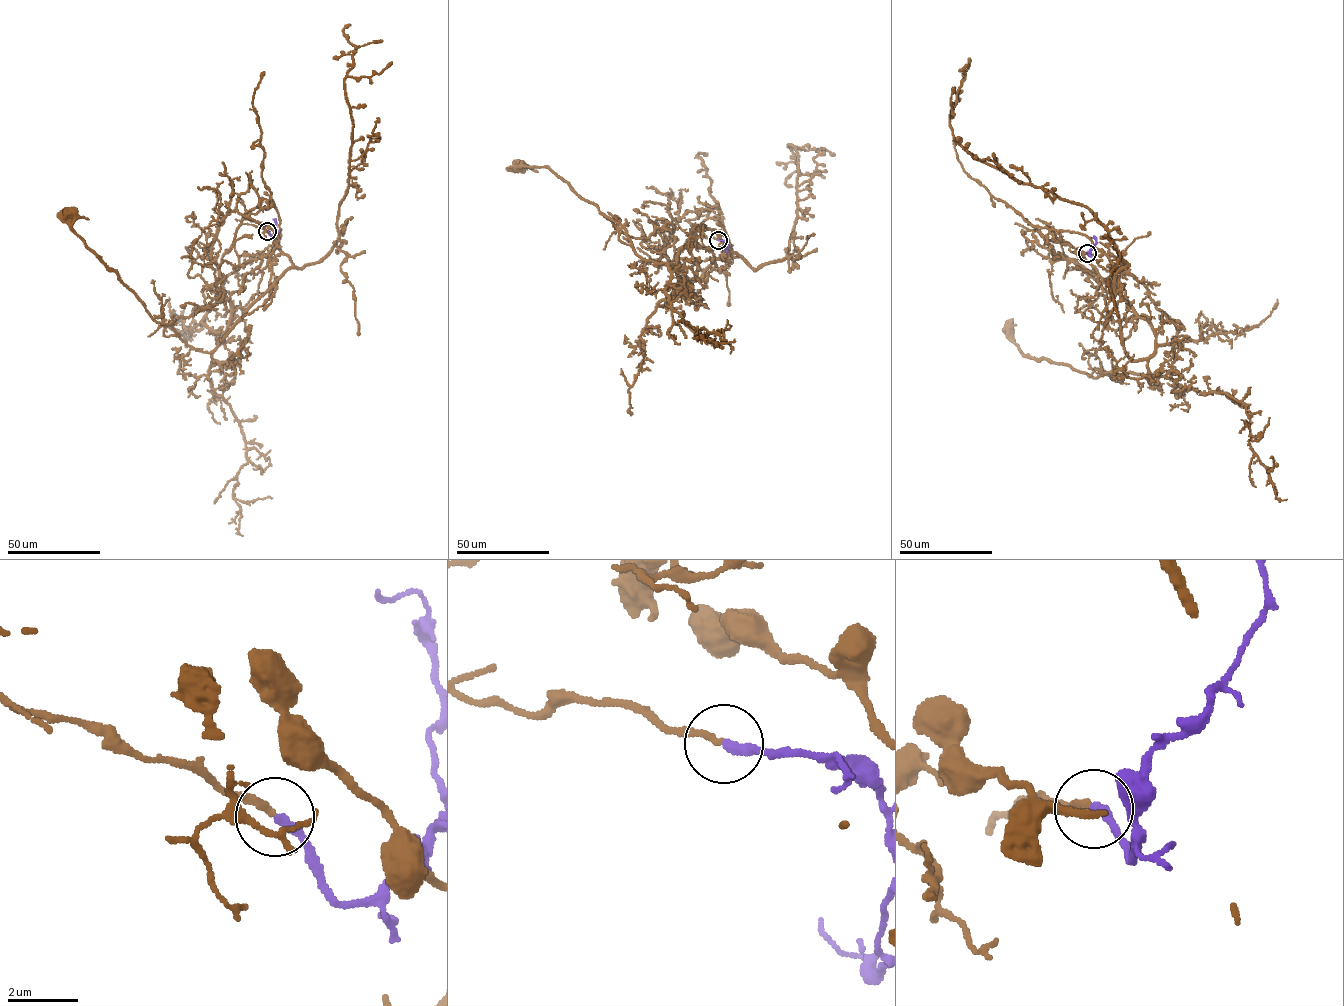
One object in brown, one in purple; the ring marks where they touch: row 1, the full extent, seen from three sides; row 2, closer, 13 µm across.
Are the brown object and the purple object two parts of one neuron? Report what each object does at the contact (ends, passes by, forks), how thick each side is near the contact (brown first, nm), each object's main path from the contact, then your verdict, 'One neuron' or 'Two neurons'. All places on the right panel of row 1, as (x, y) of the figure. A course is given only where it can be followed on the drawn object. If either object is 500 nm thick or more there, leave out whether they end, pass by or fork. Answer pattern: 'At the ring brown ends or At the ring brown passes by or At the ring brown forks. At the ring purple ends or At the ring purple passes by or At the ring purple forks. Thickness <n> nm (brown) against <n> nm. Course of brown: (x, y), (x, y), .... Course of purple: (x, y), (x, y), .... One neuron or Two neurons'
At the ring brown ends. At the ring purple ends. Thickness 180 nm (brown) against 280 nm. Course of brown: (1087, 253), (1081, 255), (1152, 330), (1148, 375), (1095, 378), (1027, 357), (1008, 327). Course of purple: (1087, 253), (1089, 256), (1095, 243), (1096, 238), (1092, 238). One neuron

